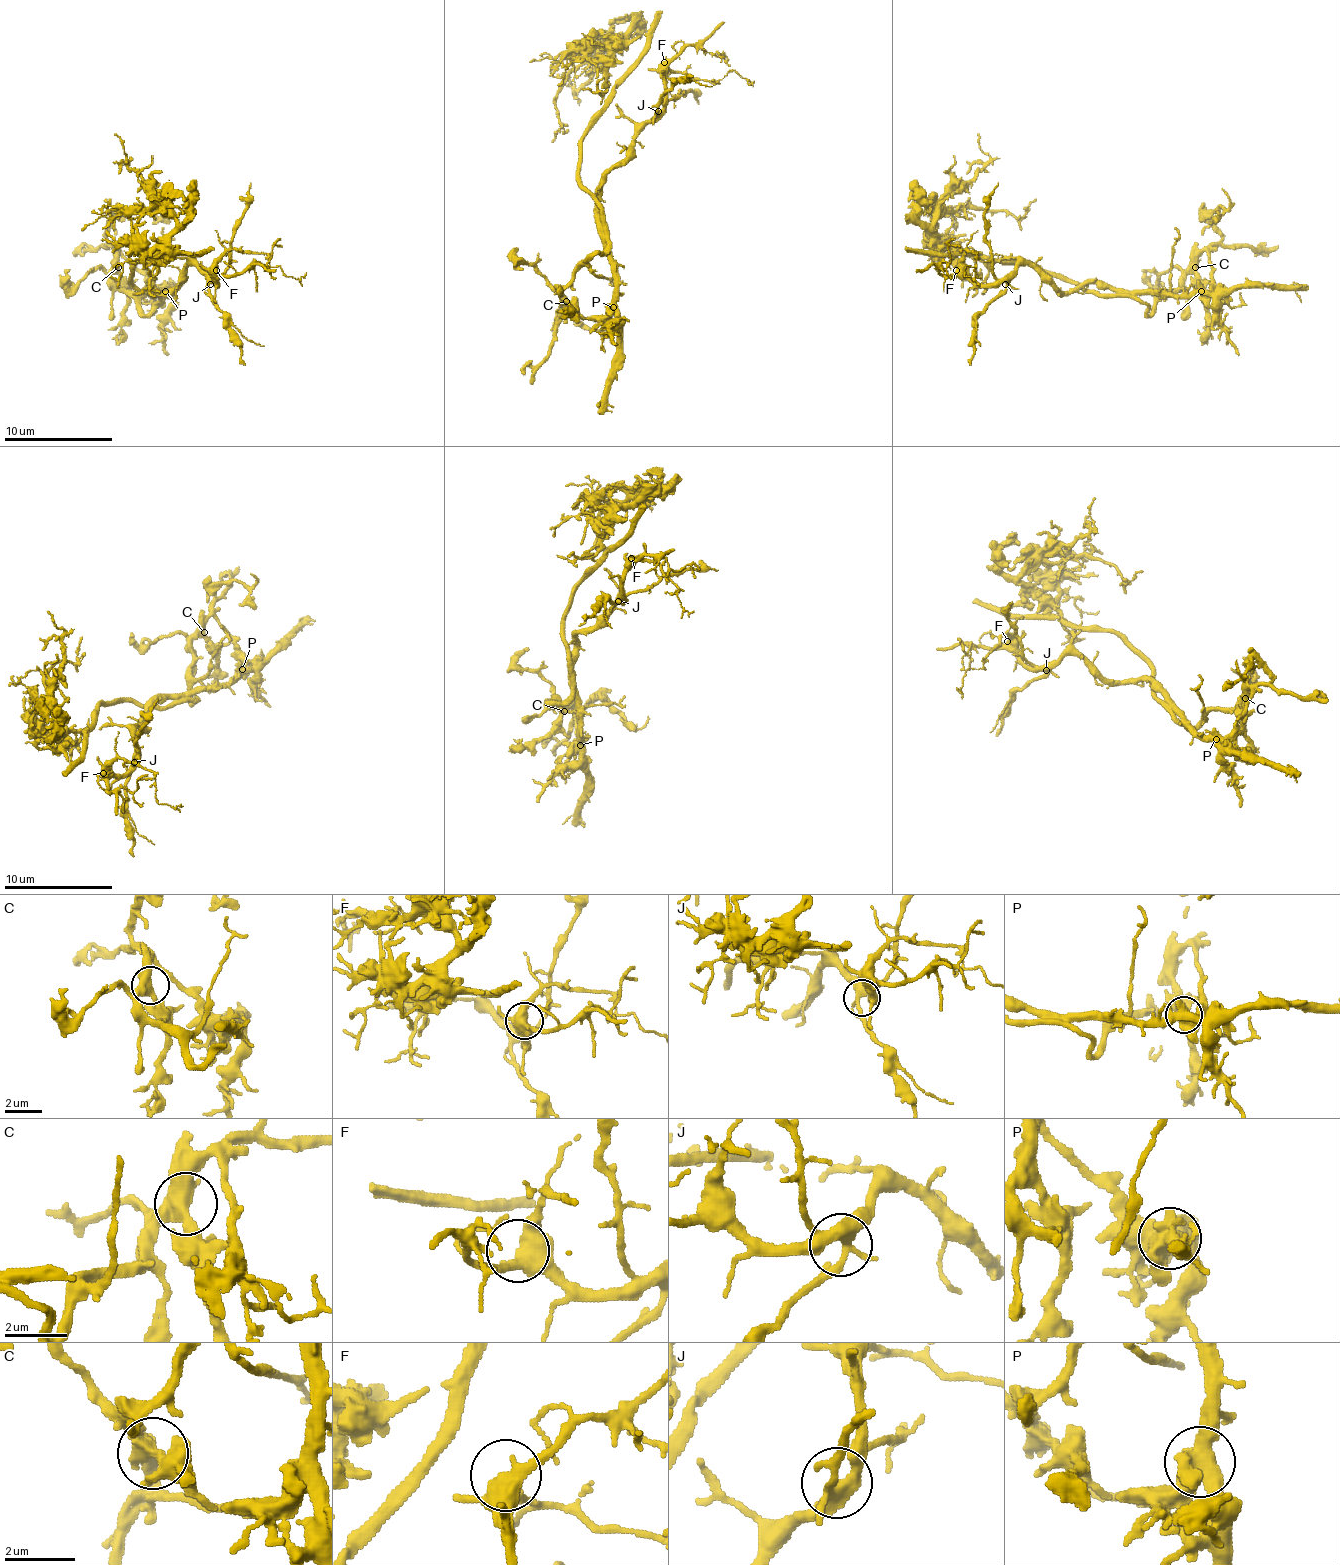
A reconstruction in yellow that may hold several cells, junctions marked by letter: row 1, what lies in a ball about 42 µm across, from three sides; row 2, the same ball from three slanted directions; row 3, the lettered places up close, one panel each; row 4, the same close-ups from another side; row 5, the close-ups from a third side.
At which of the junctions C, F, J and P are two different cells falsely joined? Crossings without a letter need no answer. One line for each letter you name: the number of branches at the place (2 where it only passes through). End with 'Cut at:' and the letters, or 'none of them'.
P: 4 branches meet
Cut at: P

